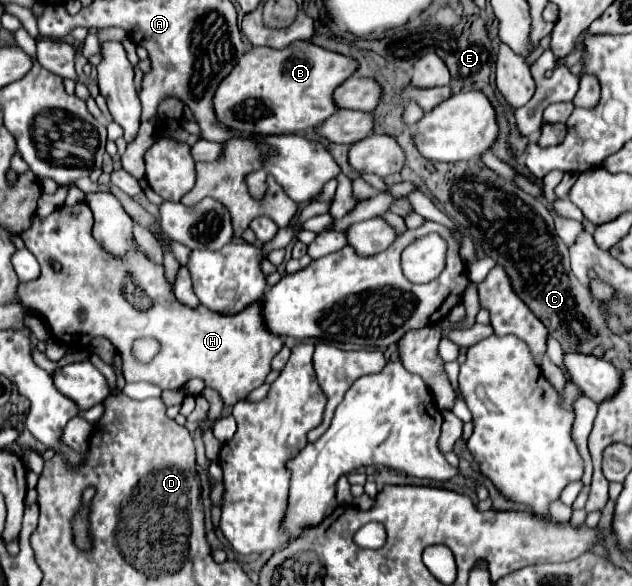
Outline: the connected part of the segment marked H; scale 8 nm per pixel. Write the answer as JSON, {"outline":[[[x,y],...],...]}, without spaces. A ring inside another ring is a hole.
{"outline":[[[79,202],[73,208],[61,206],[47,218],[33,216],[31,228],[21,234],[21,240],[41,264],[41,276],[33,282],[21,284],[19,298],[27,310],[33,310],[47,320],[53,336],[61,336],[61,334],[71,334],[71,336],[87,334],[89,338],[105,336],[113,342],[115,350],[123,356],[123,374],[127,382],[143,380],[159,386],[161,390],[167,390],[167,388],[181,388],[189,378],[197,376],[205,382],[205,386],[219,392],[223,404],[227,406],[233,406],[239,400],[247,400],[247,396],[265,382],[267,374],[271,372],[271,360],[281,350],[283,340],[279,336],[273,336],[265,328],[263,316],[259,312],[259,302],[247,306],[243,312],[235,316],[221,316],[205,306],[191,310],[177,302],[175,294],[171,292],[171,286],[163,276],[163,266],[147,260],[141,254],[139,256],[129,254],[125,260],[117,260],[109,256],[93,240],[91,228],[93,228],[93,214],[85,202]],[[53,262],[61,264],[61,272],[53,270]],[[139,338],[155,338],[161,346],[159,354],[149,364],[139,362],[133,356],[133,342]]]}

